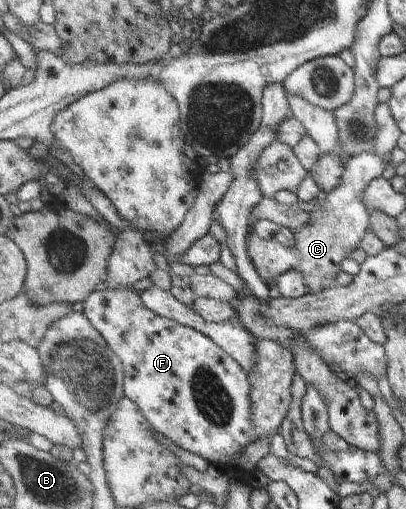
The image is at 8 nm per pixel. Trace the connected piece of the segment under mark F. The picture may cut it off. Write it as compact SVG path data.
M100 287L91 293L83 307L95 329L103 334L111 349L121 358L125 371L125 396L137 403L149 423L177 446L219 465L232 478L249 483L253 473L233 467L239 463L241 453L259 439L251 419L251 381L237 359L207 334L147 309L139 293L131 287Z

